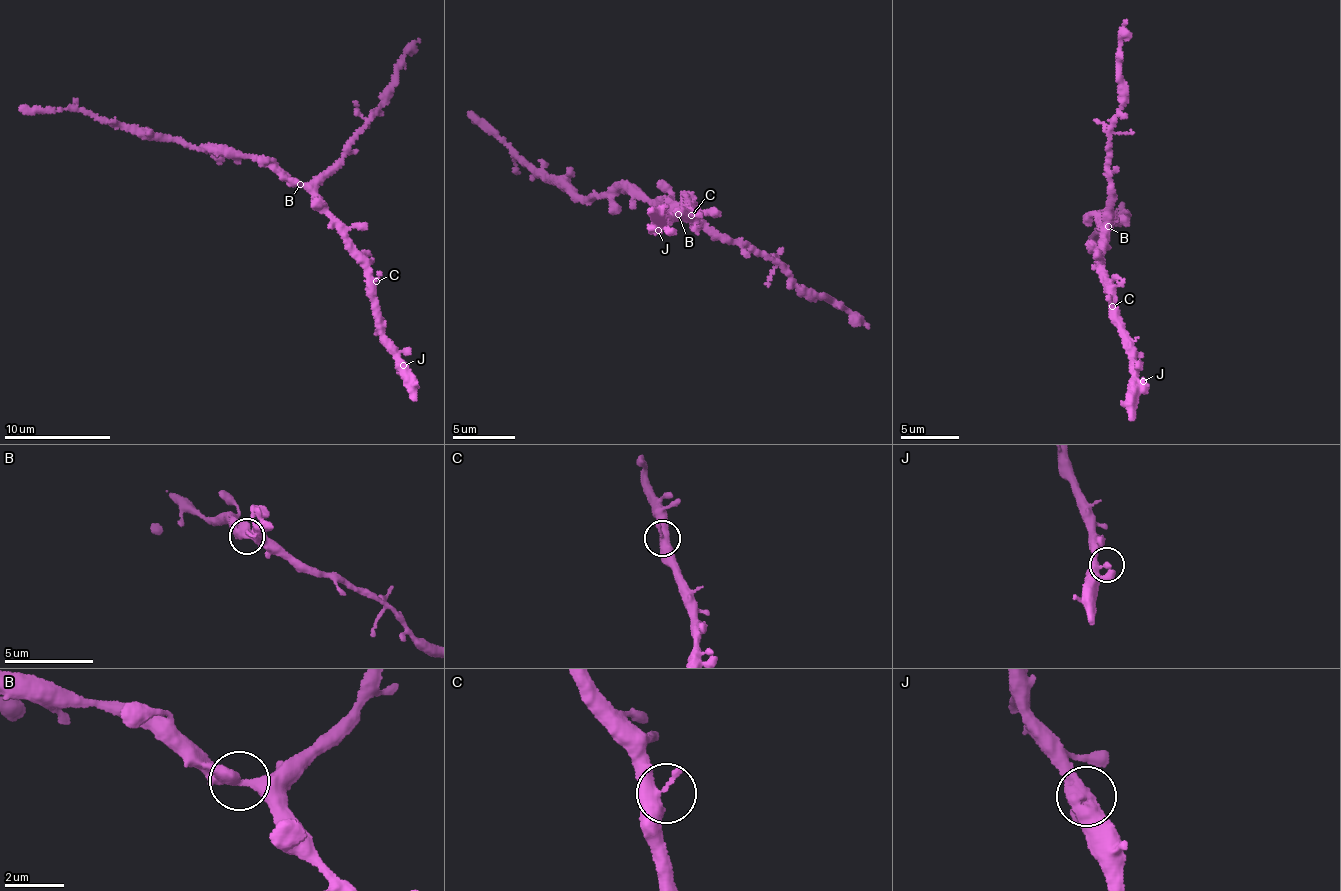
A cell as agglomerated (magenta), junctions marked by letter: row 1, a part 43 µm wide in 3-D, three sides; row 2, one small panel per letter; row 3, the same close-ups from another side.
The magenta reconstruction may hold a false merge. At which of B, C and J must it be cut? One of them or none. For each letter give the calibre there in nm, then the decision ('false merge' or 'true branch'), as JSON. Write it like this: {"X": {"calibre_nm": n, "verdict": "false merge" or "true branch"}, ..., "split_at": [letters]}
{"B": {"calibre_nm": 440, "verdict": "true branch"}, "C": {"calibre_nm": 460, "verdict": "true branch"}, "J": {"calibre_nm": 460, "verdict": "true branch"}, "split_at": []}

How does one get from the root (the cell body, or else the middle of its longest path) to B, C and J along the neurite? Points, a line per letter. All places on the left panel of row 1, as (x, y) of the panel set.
B: (280, 175), (285, 175), (299, 183)
C: (280, 175), (294, 180), (312, 195), (317, 207), (331, 219), (331, 224), (345, 241), (345, 248), (376, 281)
J: (280, 175), (294, 180), (312, 195), (345, 241), (345, 248), (367, 270), (378, 328), (390, 353), (403, 365)

